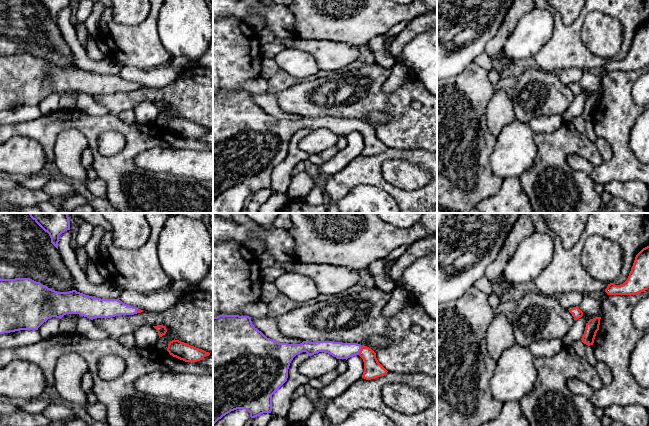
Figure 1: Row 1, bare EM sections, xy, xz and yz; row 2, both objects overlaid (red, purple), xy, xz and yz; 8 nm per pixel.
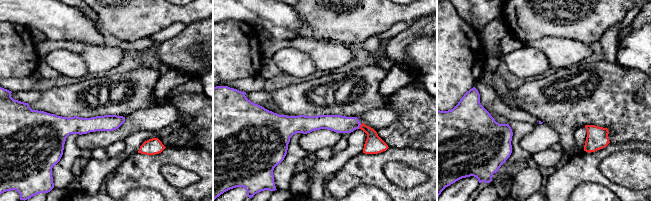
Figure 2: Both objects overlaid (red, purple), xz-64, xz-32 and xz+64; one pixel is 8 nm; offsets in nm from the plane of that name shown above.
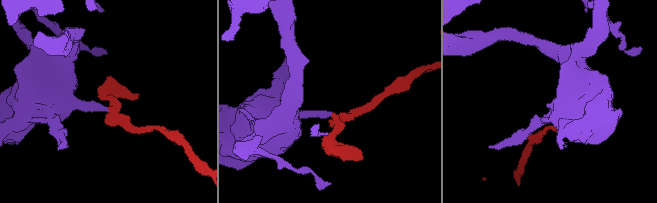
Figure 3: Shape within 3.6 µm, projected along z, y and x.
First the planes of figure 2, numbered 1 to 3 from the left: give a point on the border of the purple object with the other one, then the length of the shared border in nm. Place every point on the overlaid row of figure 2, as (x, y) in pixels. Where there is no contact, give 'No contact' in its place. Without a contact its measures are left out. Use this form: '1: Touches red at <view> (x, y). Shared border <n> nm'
1: No contact
2: Touches red at xz-32 (360, 126). Shared border 50 nm
3: No contact

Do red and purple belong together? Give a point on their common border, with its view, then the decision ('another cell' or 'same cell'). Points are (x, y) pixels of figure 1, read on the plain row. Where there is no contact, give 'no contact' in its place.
xz (360, 126) | same cell

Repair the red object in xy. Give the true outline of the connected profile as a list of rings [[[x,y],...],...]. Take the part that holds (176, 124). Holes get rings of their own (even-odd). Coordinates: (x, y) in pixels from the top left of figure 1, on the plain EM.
[[[172,116],[168,120],[167,127],[173,133],[176,133],[185,138],[197,138],[210,129],[202,125],[196,124],[179,116]]]

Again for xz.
[[[219,91],[213,93],[213,201],[237,185],[247,186],[251,194],[271,189],[272,171],[287,157],[291,137],[302,128],[308,132],[325,128],[346,136],[359,131],[364,138],[362,154],[366,156],[384,152],[388,148],[378,138],[376,129],[367,122],[334,117],[278,119],[255,104],[249,92]]]

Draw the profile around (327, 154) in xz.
[[[330,147],[322,152],[320,152],[319,155],[326,161],[326,160],[331,159],[337,153],[338,153],[338,150],[336,147]]]

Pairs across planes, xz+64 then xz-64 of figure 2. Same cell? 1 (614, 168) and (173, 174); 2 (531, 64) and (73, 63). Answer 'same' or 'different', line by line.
1: same
2: same

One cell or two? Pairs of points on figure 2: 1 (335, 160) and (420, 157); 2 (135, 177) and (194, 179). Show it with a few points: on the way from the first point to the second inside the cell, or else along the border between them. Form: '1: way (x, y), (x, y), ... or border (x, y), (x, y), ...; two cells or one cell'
1: border (362, 152), (350, 158), (331, 176); two cells
2: border (161, 167), (167, 182), (186, 187); two cells

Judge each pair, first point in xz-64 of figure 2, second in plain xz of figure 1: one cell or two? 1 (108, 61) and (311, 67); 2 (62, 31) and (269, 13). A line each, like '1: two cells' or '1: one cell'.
1: two cells
2: one cell

